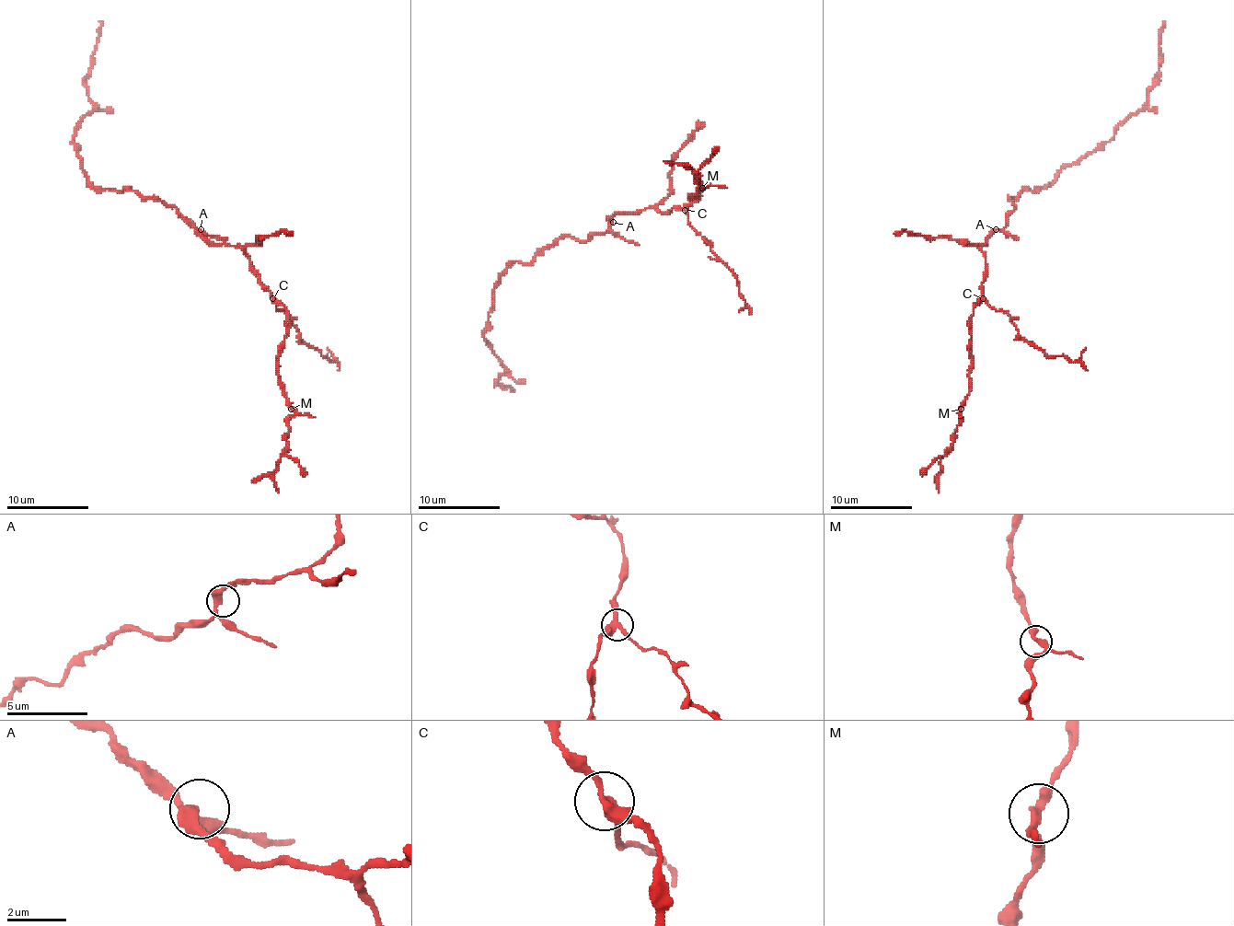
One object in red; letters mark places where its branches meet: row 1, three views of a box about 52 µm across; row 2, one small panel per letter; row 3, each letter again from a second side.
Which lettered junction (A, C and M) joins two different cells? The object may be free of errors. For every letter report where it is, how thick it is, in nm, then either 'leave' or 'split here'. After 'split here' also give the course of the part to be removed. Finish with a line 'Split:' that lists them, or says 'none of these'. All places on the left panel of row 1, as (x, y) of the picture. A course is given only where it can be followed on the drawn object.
A: place (201, 229); calibre 280 nm; leave
C: place (272, 298); calibre 300 nm; split here; course (272, 298), (276, 309), (291, 317), (298, 338), (333, 362), (327, 348)
M: place (291, 409); calibre 260 nm; leave
Split: C

